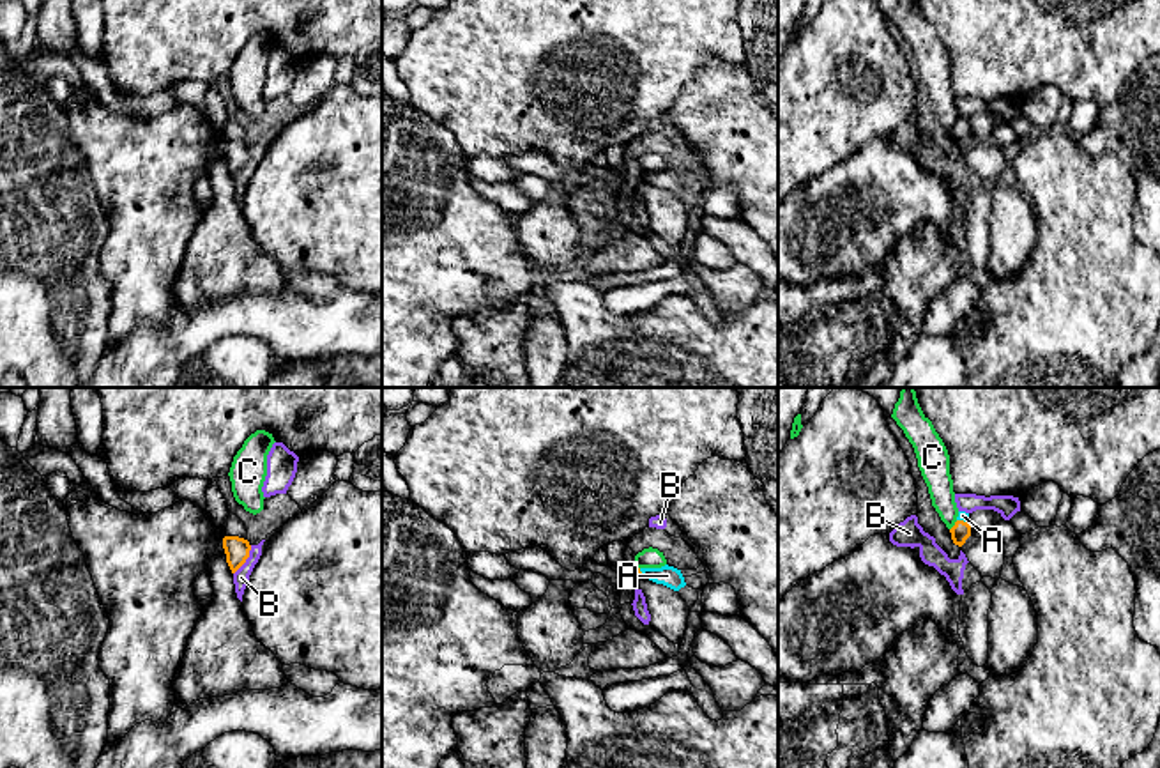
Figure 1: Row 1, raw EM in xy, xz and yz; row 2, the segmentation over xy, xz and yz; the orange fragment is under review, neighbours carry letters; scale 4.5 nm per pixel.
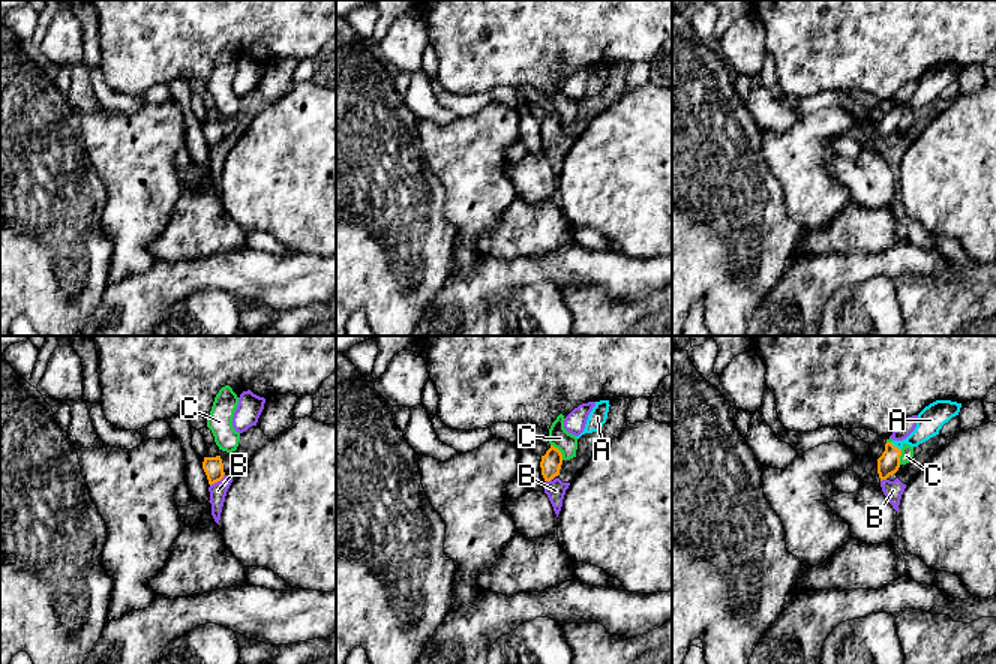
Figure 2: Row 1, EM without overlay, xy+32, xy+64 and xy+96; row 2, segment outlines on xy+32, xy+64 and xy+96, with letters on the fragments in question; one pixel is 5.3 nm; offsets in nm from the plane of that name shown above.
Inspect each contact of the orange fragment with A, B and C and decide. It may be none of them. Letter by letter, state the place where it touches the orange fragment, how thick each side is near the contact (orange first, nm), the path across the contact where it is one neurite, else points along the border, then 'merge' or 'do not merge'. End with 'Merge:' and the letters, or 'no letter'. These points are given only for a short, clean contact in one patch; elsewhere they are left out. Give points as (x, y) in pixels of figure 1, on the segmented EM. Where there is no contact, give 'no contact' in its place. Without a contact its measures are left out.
A: yz (962, 521) | 90/50 nm | across yz (961, 531), (962, 521), (962, 515) | merge
B: xy (246, 558) | 110/70 nm | do not merge
C: yz (953, 526) | 90/120 nm | along yz (957, 521), (950, 529) | do not merge
Merge: A

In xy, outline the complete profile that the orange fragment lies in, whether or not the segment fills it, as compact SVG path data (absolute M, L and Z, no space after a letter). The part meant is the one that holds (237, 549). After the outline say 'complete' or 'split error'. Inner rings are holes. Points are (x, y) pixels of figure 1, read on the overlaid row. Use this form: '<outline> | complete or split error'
M225 536L223 538L223 549L226 554L226 563L232 570L232 573L235 573L249 557L249 550L251 545L248 540L239 538L239 536Z | complete

